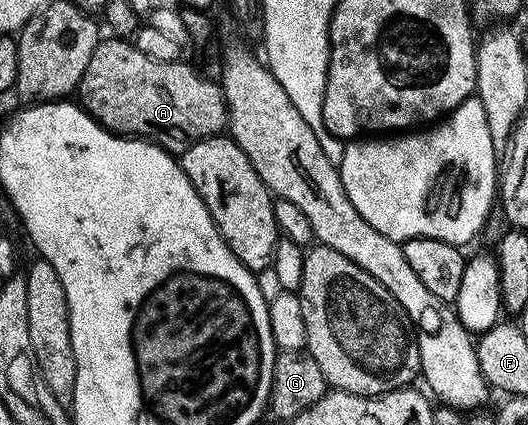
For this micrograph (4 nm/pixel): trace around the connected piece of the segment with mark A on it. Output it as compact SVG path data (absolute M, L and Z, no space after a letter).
M108 36L106 39L100 40L97 51L93 51L93 59L89 59L89 67L85 67L85 75L81 79L77 90L78 104L82 105L83 110L95 120L102 129L108 129L113 134L125 137L138 137L145 141L153 141L160 145L162 149L166 149L172 155L182 155L189 147L193 147L193 143L204 141L207 137L218 137L228 128L227 119L227 101L223 97L223 90L218 84L215 85L207 77L202 77L197 70L191 65L186 65L186 60L170 61L169 63L161 63L161 59L149 59L149 55L145 55L145 51L141 51L127 39L120 39L116 36Z

